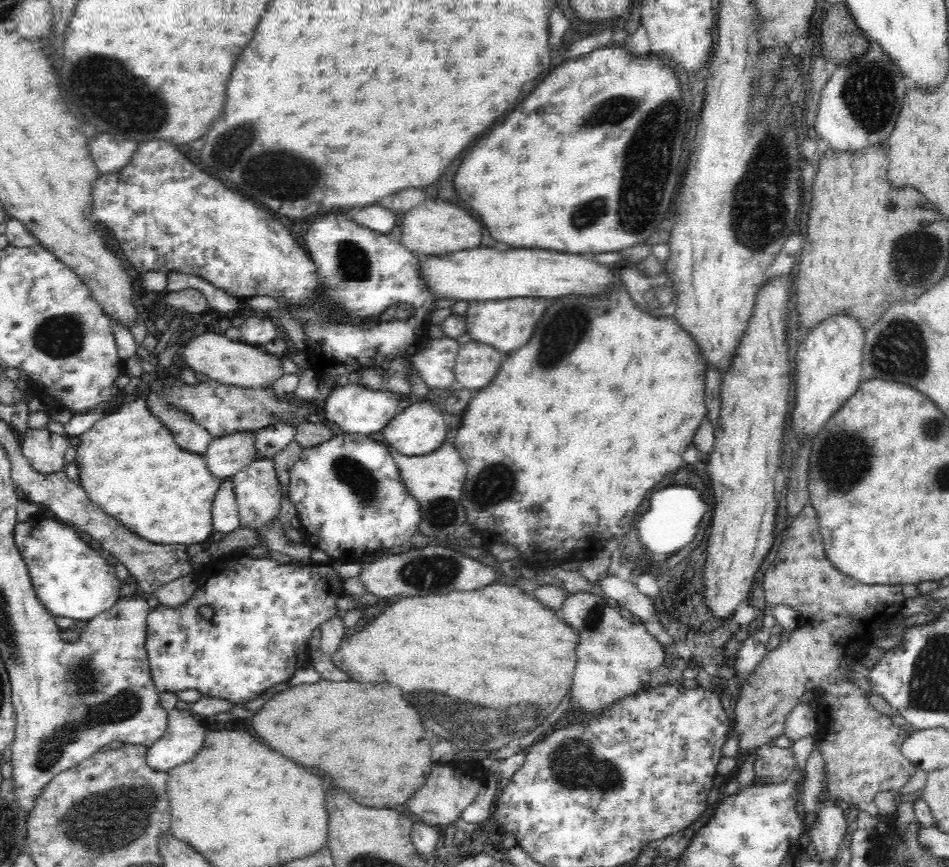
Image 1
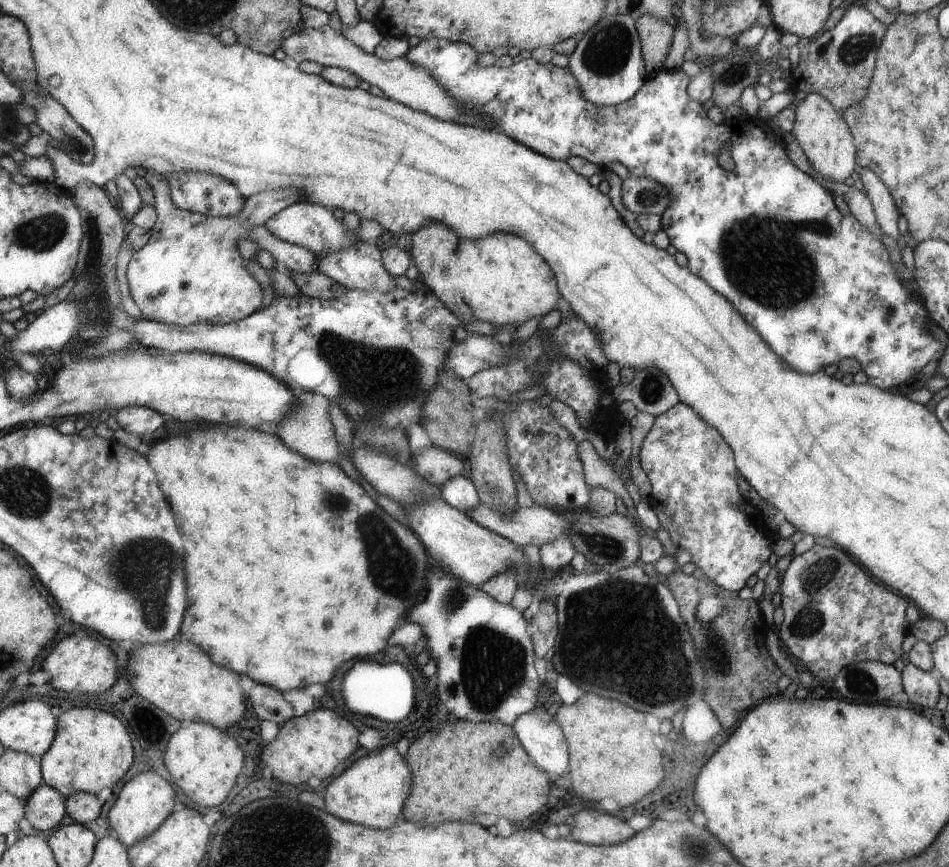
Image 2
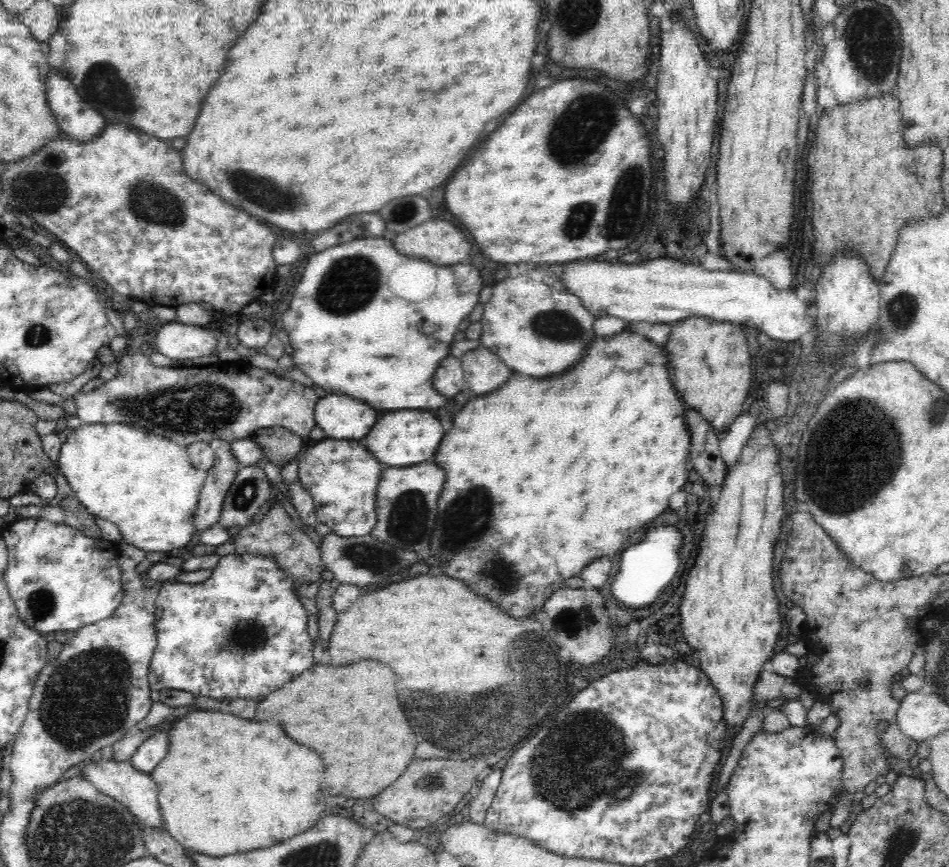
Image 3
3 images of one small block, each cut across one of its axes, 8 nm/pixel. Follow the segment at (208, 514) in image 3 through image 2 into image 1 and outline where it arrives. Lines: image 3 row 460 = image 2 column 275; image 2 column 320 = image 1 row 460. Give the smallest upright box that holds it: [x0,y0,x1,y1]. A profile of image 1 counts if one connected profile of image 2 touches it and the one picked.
[204,430,257,480]

